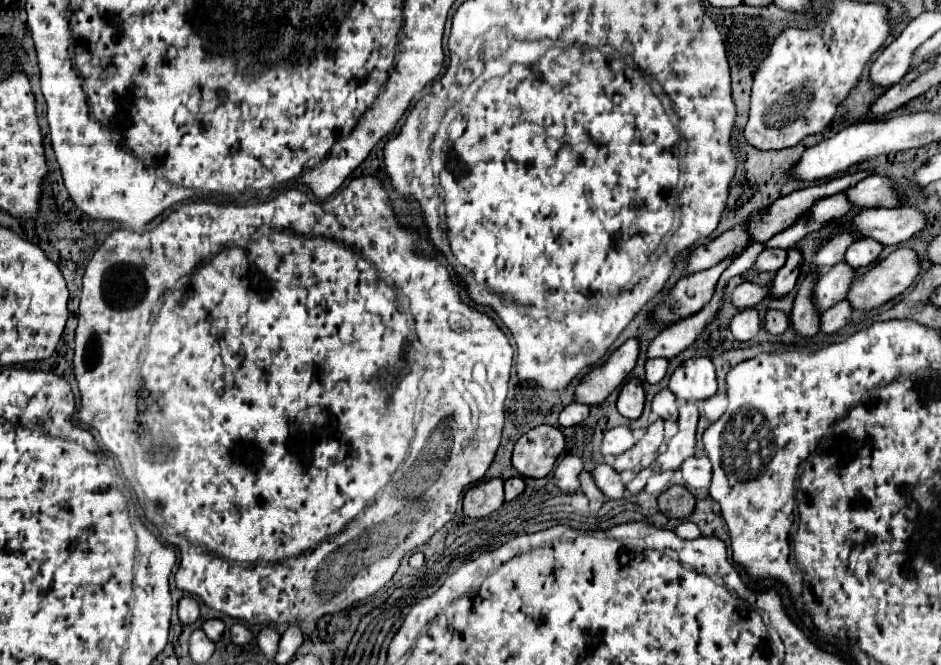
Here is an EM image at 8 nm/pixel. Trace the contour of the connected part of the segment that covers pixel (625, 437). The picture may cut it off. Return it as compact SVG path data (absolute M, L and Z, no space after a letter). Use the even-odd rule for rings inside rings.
M618 426L618 428L612 428L604 434L600 450L602 450L604 456L618 456L632 446L634 446L634 438L630 434L630 428L628 426Z

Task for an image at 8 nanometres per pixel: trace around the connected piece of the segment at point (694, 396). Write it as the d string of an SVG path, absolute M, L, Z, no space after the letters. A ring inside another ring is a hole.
M694 356L680 364L668 382L672 394L680 400L706 400L716 394L714 364L706 356Z

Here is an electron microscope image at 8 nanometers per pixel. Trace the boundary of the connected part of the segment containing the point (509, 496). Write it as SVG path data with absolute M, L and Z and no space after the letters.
M508 478L508 480L504 480L504 500L506 502L510 502L510 500L514 500L518 494L522 494L522 490L524 490L524 482L522 482L522 478Z

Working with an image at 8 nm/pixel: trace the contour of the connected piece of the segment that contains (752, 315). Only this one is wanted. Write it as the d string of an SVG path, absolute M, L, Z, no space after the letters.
M746 308L740 310L732 322L730 322L730 332L738 342L746 342L752 336L756 336L760 330L760 320L758 320L758 312L754 308Z

